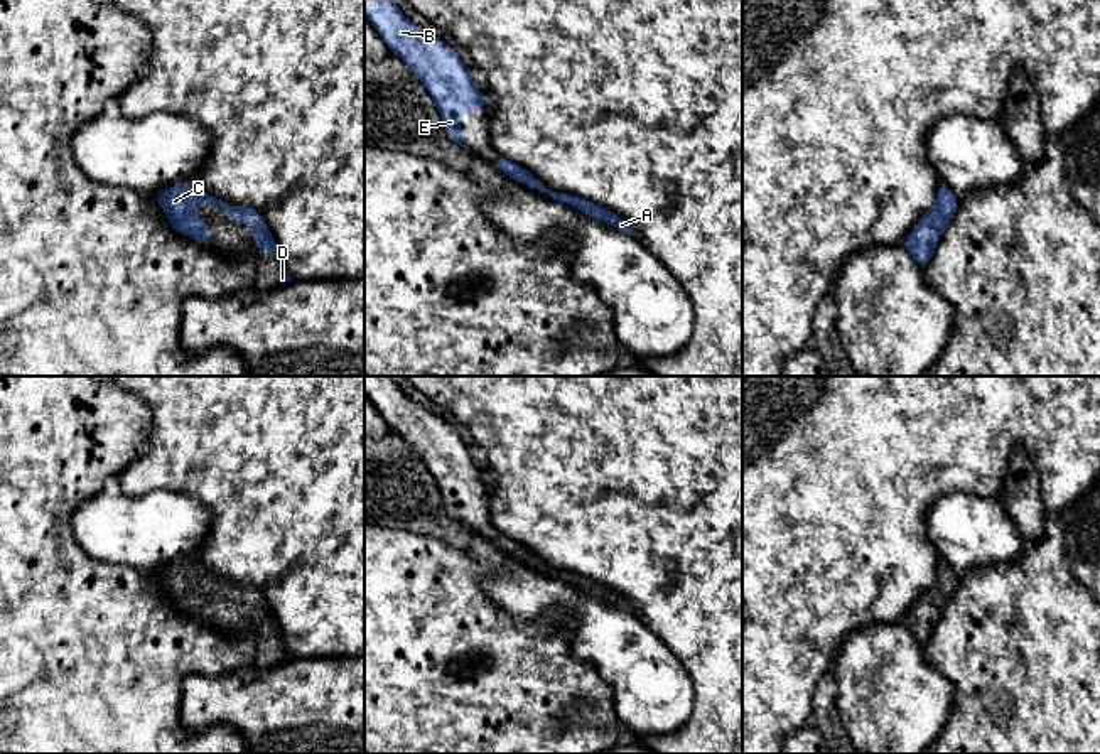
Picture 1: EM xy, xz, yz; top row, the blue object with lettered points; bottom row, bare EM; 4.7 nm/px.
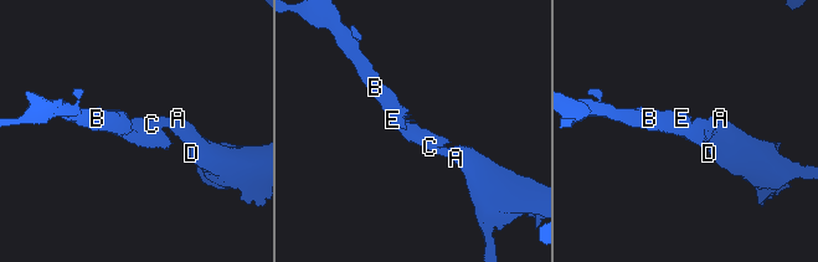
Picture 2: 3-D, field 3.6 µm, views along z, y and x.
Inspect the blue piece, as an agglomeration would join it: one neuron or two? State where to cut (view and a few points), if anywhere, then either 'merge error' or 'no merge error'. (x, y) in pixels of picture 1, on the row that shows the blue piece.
no cut | no merge error

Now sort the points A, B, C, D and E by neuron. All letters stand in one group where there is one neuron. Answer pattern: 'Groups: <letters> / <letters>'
Groups: A B C D E

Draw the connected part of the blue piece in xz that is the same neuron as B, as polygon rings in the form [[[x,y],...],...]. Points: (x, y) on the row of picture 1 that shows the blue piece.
[[[364,0],[364,15],[432,96],[447,137],[462,147],[461,115],[489,106],[461,57],[442,39],[405,19],[395,0]]]

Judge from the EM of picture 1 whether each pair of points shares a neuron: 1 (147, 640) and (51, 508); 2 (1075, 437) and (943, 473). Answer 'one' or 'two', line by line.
1: one
2: one

